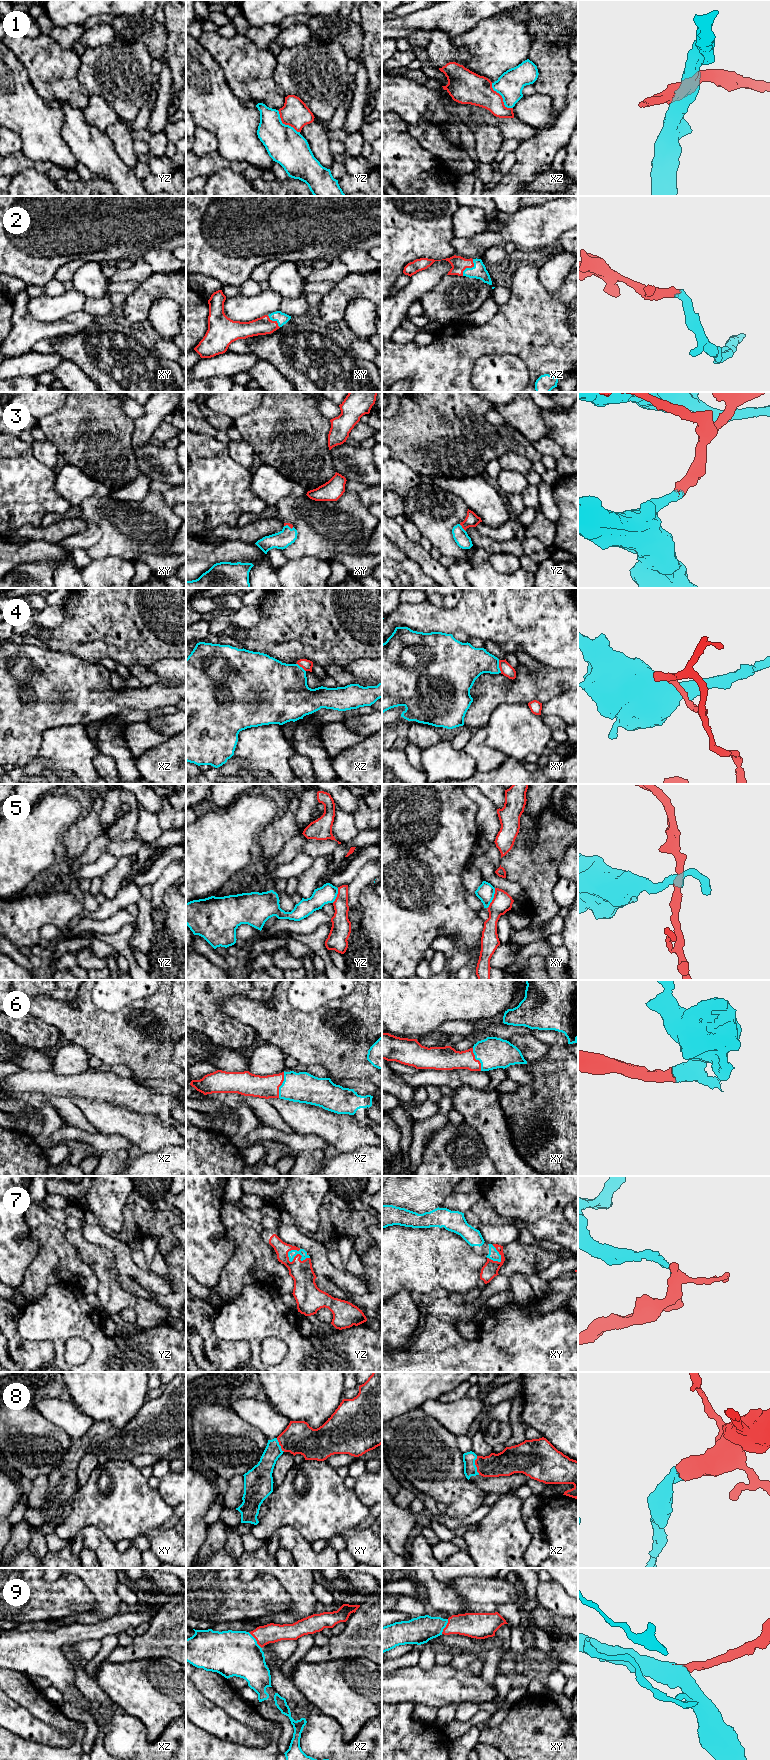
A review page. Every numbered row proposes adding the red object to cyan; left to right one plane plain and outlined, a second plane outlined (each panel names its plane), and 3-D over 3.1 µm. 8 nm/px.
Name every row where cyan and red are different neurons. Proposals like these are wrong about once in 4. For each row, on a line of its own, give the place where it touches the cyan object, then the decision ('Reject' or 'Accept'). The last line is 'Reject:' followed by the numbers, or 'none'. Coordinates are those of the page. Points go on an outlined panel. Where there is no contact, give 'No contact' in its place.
1: Touches cyan at xz (502, 97). Reject
2: Touches cyan at xz (469, 268). Accept
3: Touches cyan at yz (462, 528). Accept
4: Touches cyan at xy (498, 666). Reject
5: Touches cyan at xy (493, 897). Reject
6: Touches cyan at xz (281, 1085). Accept
7: Touches cyan at yz (297, 1253). Accept
8: Touches cyan at xz (475, 1465). Accept
9: Touches cyan at xz (255, 1640). Accept
Reject: 1, 4, 5

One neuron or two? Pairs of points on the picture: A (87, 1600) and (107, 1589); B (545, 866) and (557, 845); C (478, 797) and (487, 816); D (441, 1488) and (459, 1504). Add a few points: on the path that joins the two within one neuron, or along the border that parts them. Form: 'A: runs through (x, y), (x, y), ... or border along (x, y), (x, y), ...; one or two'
A: border along (79, 1578), (92, 1594), (94, 1608), (77, 1614); two
B: runs through (545, 861), (545, 857), (552, 850); one
C: runs through (482, 802), (486, 806), (487, 811); one
D: runs through (445, 1492), (455, 1500); one

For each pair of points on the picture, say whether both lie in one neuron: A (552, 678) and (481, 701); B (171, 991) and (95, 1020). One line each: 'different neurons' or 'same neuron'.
A: same neuron
B: same neuron

